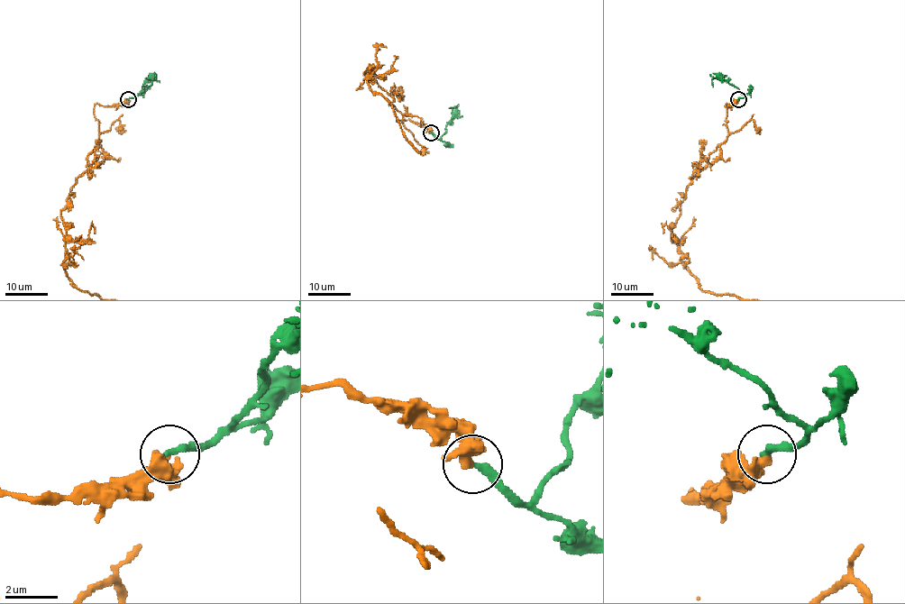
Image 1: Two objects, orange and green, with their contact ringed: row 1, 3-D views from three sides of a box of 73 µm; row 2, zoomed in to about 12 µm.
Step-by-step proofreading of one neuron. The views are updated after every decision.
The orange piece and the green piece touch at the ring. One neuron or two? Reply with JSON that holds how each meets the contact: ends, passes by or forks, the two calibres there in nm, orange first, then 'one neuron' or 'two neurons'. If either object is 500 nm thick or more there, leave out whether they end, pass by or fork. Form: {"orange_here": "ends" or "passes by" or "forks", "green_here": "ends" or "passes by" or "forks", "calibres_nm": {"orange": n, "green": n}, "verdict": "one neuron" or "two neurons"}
{"orange_here": "passes by", "green_here": "ends", "calibres_nm": {"orange": 320, "green": 280}, "verdict": "two neurons"}

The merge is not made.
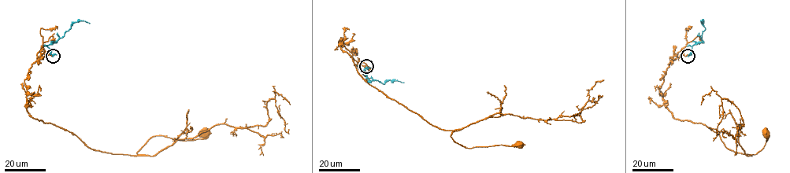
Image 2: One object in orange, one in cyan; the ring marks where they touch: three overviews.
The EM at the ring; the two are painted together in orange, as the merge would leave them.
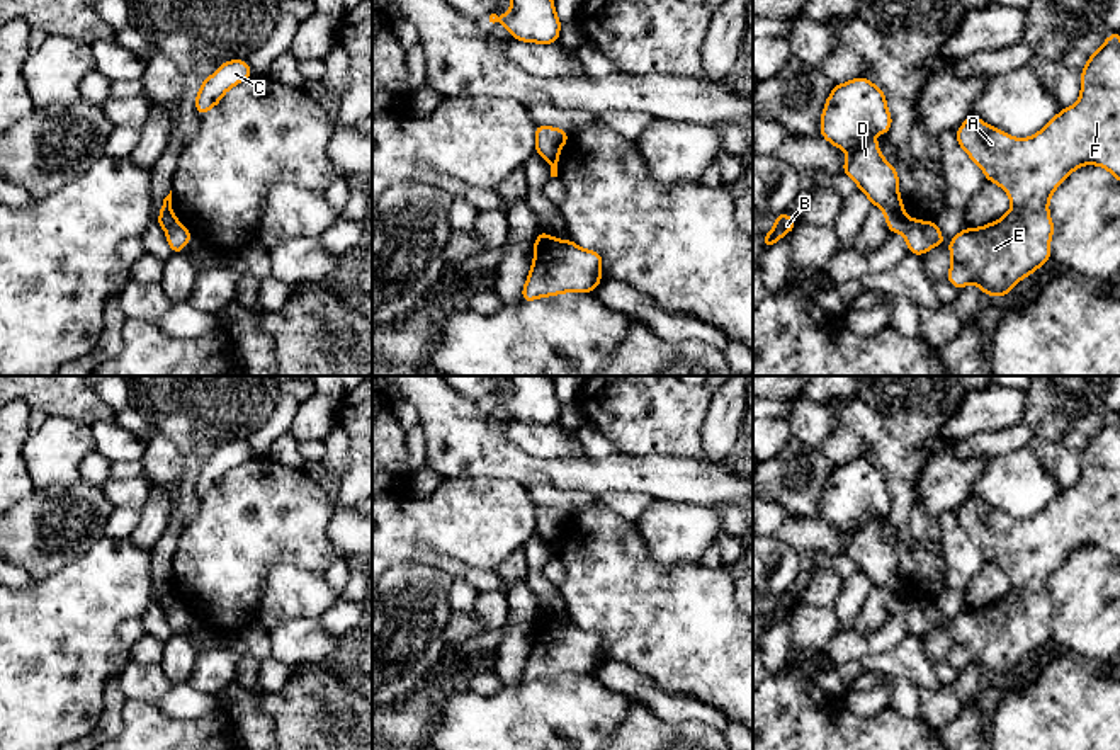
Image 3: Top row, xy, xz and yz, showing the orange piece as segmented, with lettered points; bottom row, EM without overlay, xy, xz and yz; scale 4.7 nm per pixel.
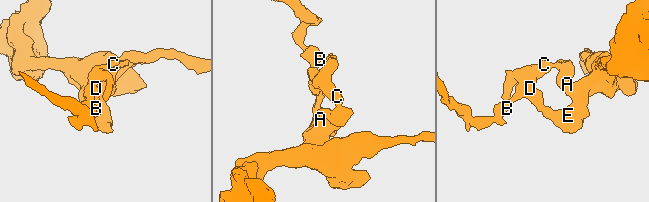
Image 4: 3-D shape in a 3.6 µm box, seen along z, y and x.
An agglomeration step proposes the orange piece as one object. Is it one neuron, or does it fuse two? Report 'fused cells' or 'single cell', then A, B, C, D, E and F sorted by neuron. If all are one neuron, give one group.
fused cells; groups A E F / B C D

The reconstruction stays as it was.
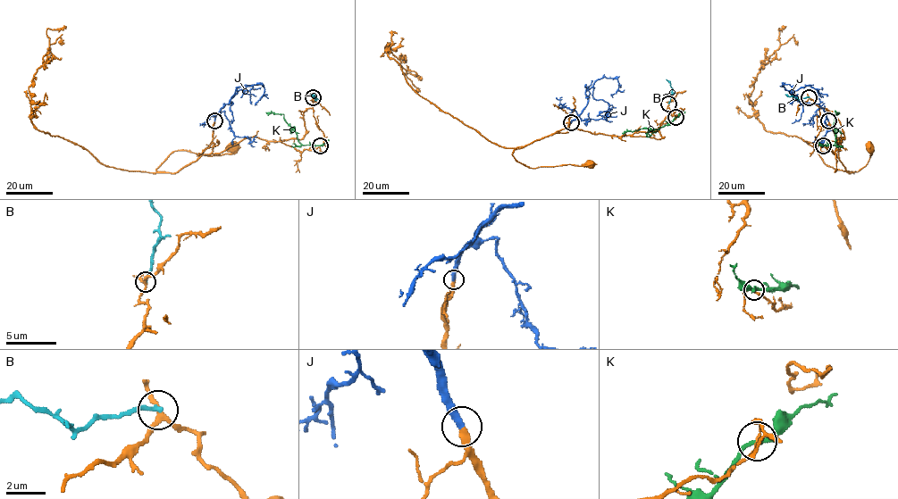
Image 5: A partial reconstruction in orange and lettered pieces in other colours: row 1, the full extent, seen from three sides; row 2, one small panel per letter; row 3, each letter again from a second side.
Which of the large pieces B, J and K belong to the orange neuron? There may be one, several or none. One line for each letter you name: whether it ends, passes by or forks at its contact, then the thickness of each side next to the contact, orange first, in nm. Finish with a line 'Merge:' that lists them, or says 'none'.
J: It ends there. Thickness 320 nm (orange) against 340 nm
Merge: J

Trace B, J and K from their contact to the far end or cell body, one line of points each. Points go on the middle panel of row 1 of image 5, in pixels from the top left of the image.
B: (669, 103), (672, 89), (666, 79)
J: (571, 122), (586, 104), (585, 92), (597, 79), (603, 77), (616, 78), (620, 87), (611, 95), (613, 97)
K: (675, 117), (658, 129), (643, 128), (622, 133)

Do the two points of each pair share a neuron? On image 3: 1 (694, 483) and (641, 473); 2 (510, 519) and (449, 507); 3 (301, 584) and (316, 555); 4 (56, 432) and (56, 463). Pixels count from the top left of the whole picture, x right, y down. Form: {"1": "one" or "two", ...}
{"1": "one", "2": "one", "3": "two", "4": "one"}

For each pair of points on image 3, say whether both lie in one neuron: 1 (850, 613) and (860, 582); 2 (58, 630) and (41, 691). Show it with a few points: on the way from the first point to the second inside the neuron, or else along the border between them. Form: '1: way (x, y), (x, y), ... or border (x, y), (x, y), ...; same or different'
1: way (850, 606), (855, 589); same
2: way (55, 645), (43, 657), (41, 676); same

